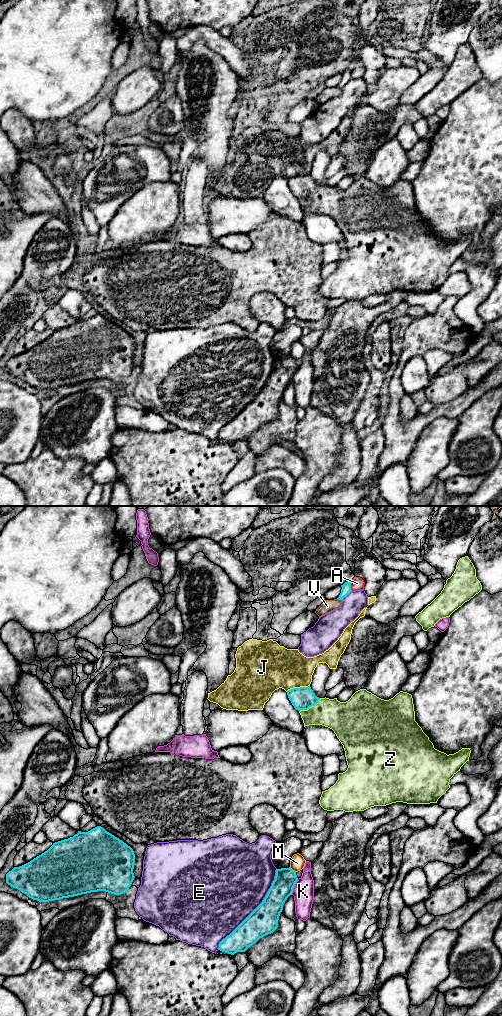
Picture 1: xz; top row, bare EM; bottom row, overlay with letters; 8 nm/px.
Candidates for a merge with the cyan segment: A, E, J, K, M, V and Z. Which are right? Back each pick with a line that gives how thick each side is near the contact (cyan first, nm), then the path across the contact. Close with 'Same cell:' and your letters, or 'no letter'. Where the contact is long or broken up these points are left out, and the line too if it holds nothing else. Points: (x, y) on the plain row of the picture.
Z: Thickness 180 nm (cyan) against 240 nm. Path across: xz (302, 186), (310, 194), (315, 199), (339, 204)
Same cell: Z

